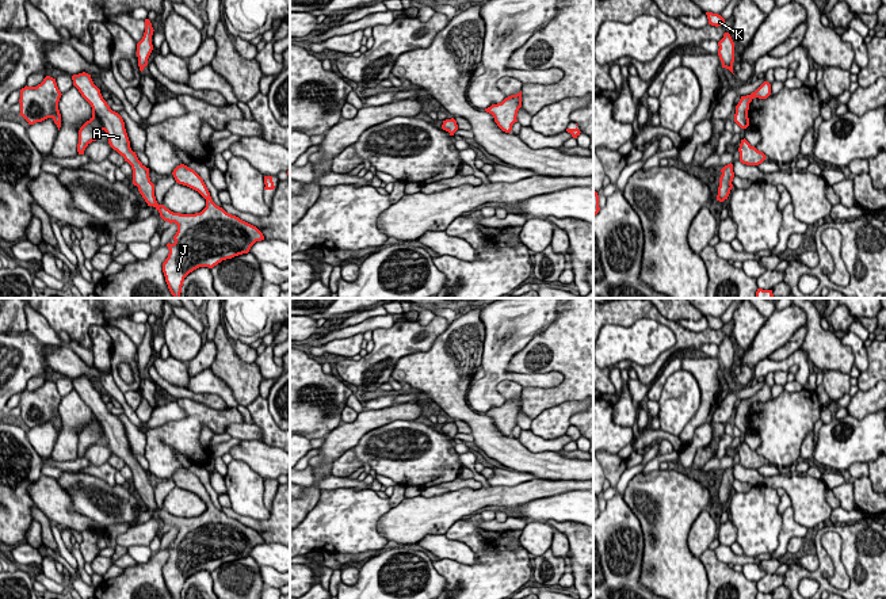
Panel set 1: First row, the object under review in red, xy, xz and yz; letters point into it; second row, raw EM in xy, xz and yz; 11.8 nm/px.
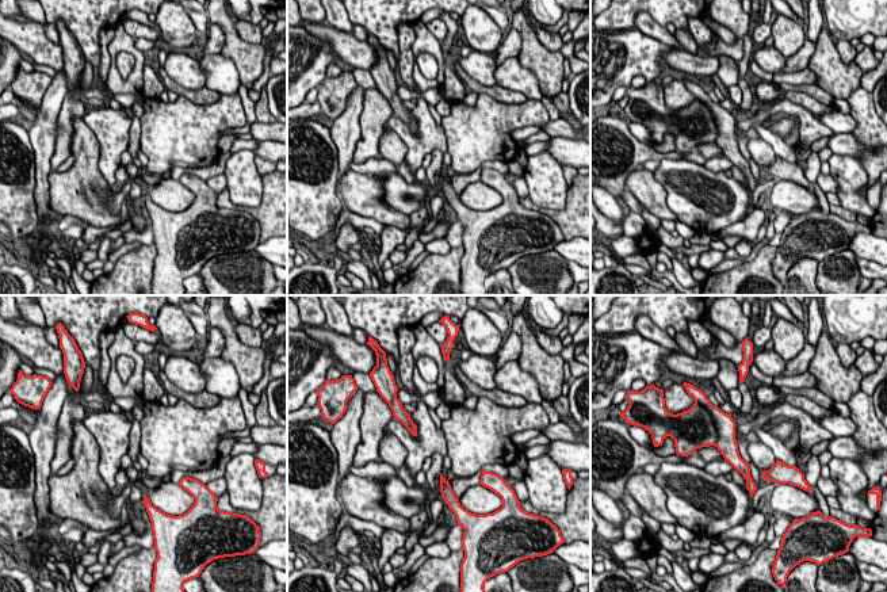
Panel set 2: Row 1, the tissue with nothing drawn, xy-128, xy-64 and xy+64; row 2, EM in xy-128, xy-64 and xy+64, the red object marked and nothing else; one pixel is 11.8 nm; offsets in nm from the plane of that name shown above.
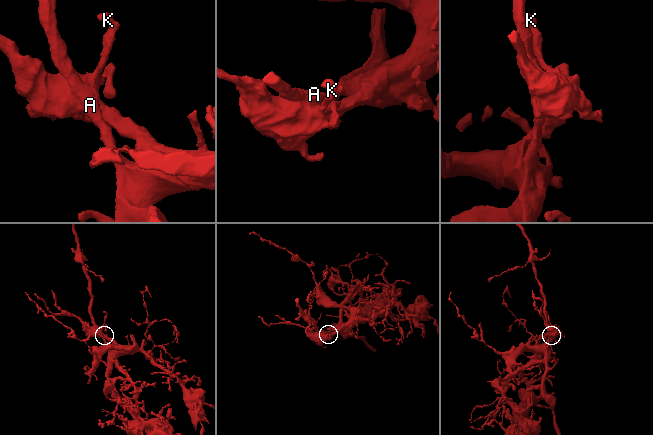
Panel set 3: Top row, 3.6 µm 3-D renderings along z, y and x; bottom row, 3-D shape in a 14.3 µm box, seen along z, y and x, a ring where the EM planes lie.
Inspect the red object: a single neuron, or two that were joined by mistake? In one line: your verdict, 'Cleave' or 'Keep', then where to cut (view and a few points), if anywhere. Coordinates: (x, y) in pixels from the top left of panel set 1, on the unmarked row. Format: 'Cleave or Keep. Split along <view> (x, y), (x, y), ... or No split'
Keep. No split

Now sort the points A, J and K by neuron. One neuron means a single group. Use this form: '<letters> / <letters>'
A J K

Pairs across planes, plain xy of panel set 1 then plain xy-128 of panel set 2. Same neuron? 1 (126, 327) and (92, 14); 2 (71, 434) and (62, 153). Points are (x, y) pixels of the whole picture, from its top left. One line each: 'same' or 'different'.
1: different
2: same

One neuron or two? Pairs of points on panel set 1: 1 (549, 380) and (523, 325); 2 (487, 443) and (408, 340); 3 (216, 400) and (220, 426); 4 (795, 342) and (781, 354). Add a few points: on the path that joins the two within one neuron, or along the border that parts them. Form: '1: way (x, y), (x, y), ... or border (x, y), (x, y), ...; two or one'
1: way (526, 380), (501, 373), (503, 348); one
2: border (442, 332), (426, 351), (405, 354), (392, 372); two
3: border (187, 397), (213, 408), (226, 408); two
4: way (791, 346), (785, 351); one

